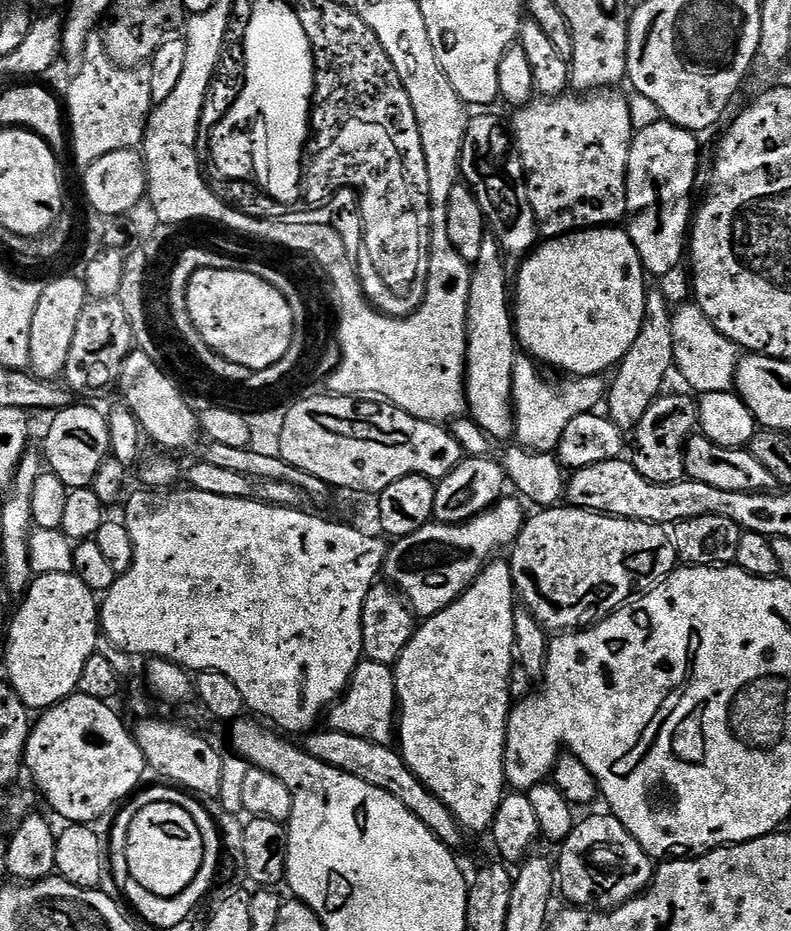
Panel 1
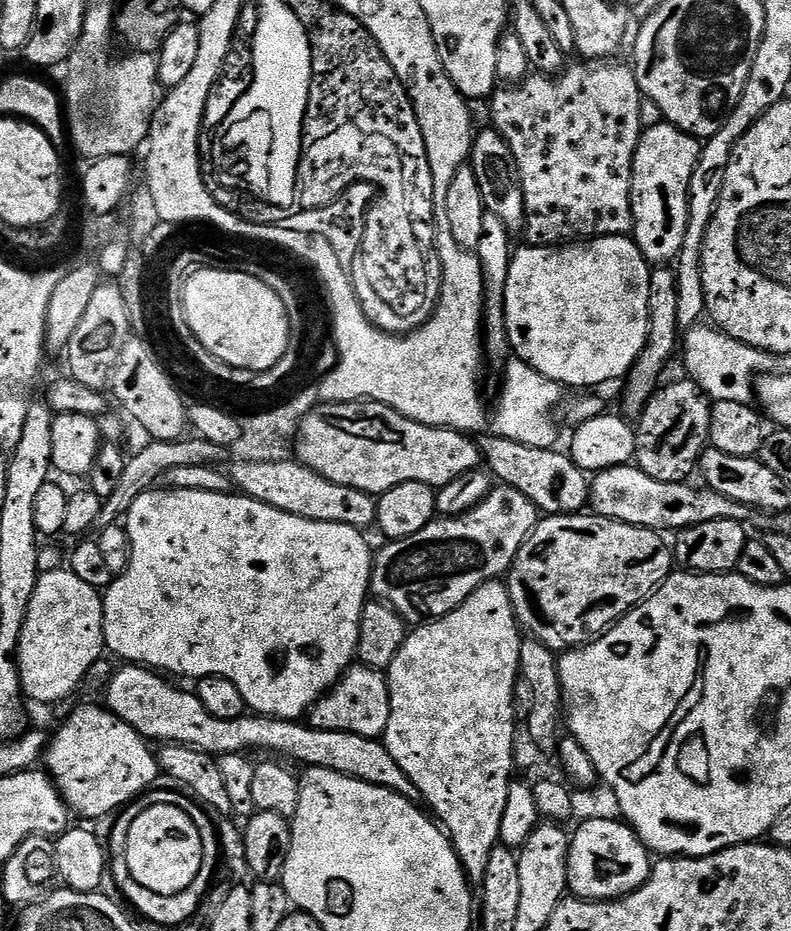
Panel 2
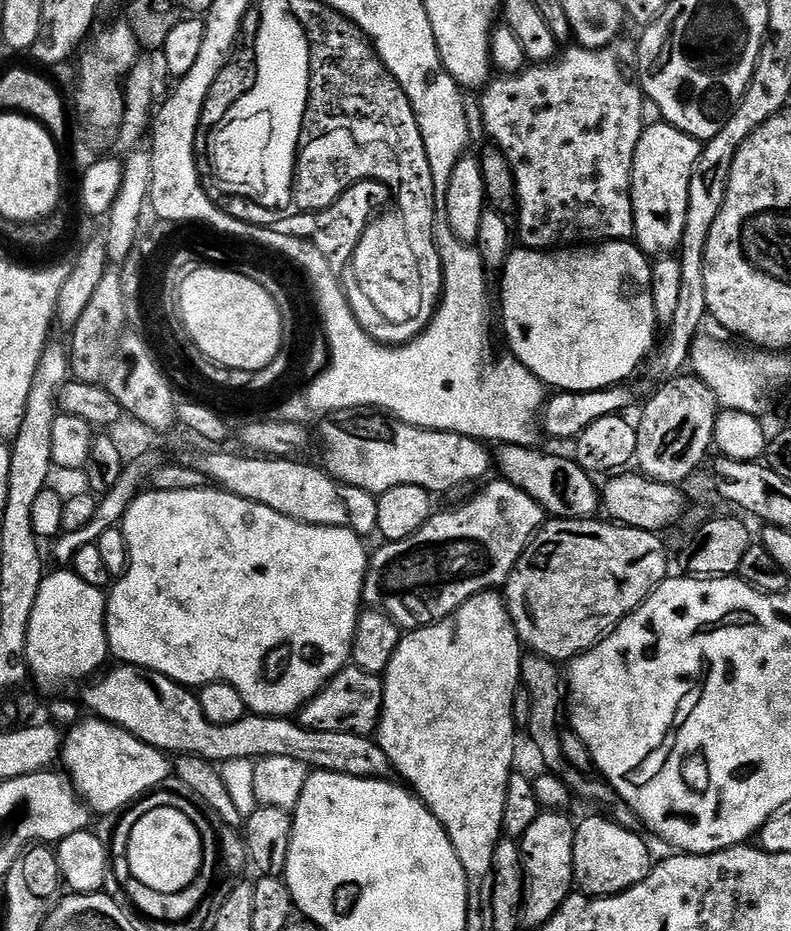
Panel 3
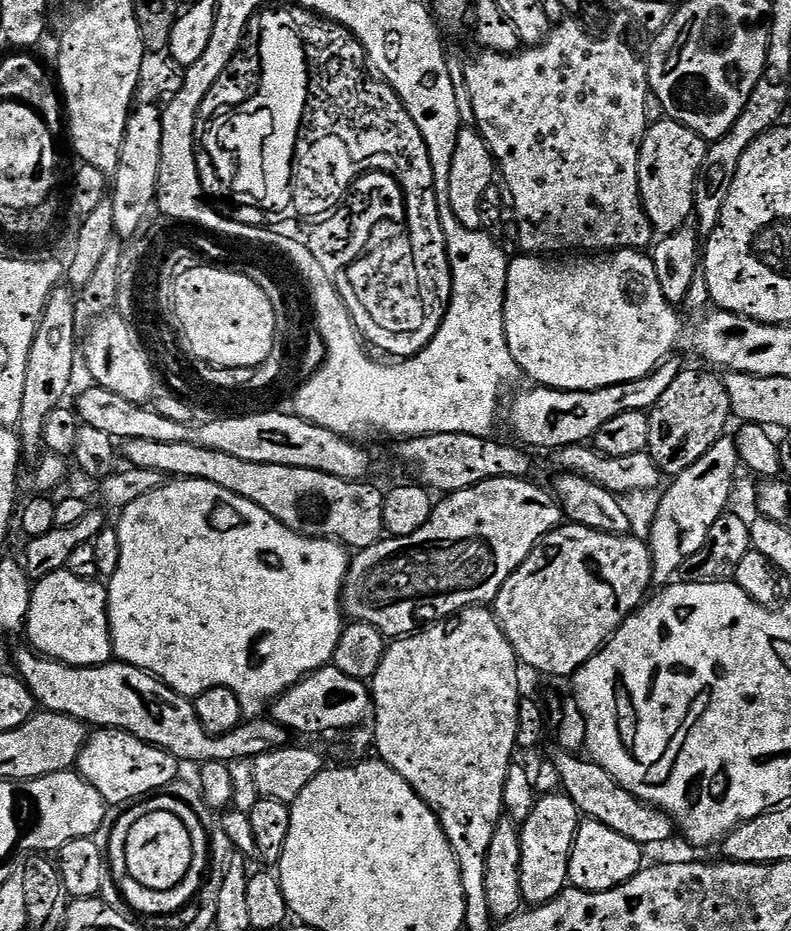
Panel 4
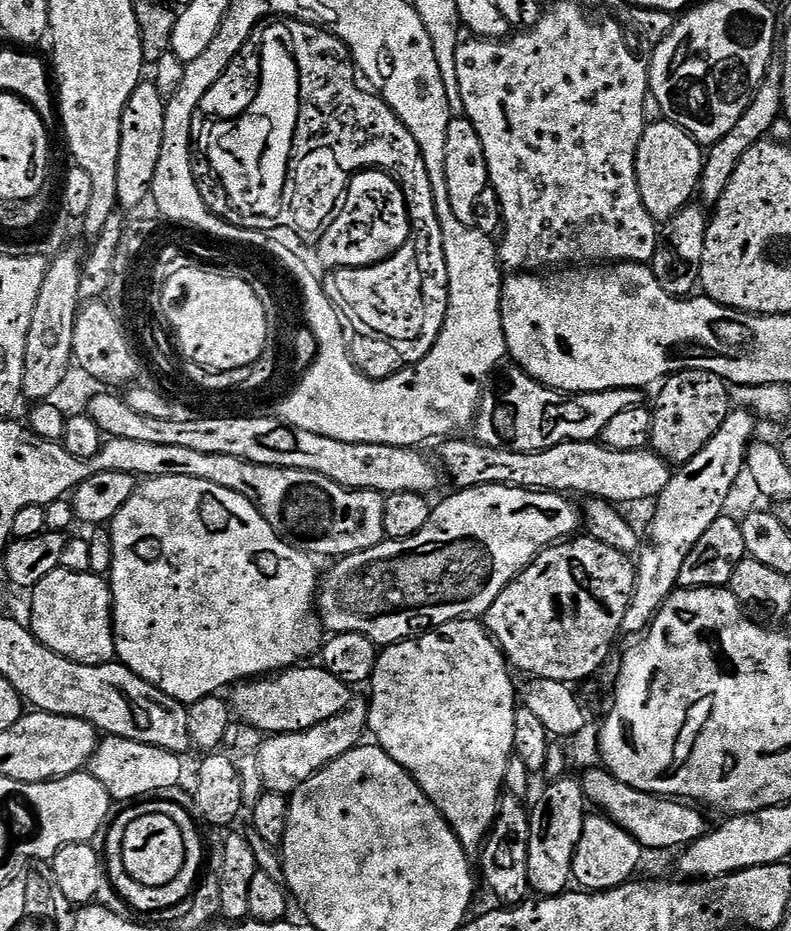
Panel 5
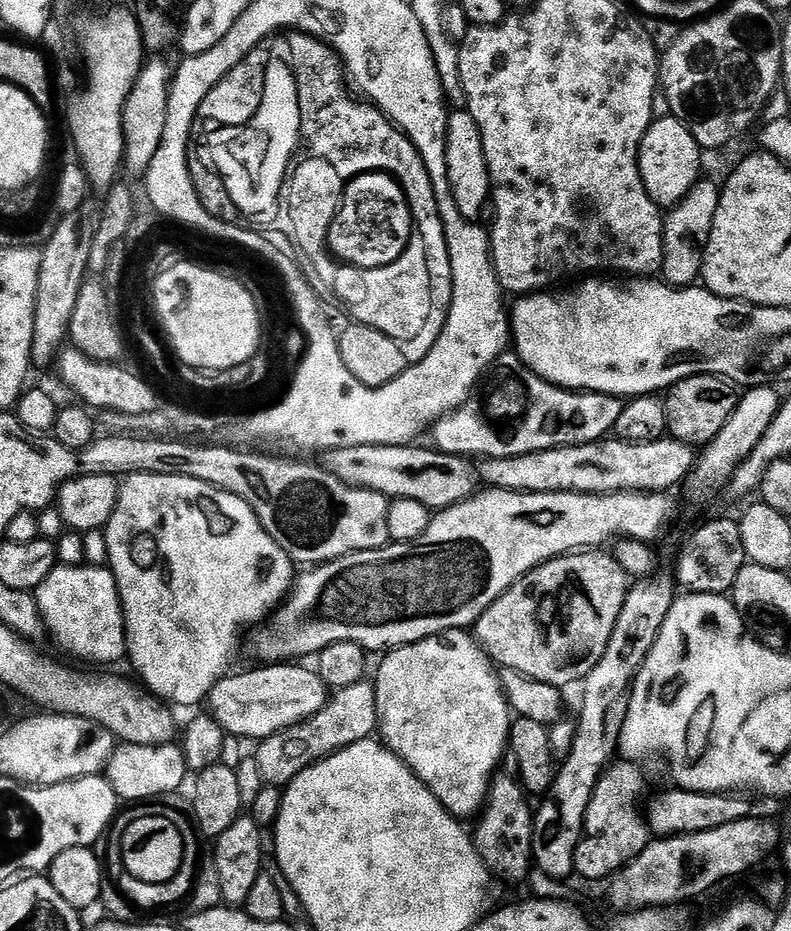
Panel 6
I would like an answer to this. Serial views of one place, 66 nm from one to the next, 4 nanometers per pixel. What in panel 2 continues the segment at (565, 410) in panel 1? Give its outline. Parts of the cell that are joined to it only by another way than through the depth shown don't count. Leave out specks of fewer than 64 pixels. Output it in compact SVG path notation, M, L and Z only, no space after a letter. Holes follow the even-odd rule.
M513 359L504 372L504 389L500 392L500 405L492 416L491 435L510 438L535 448L556 448L556 428L552 425L552 411L559 409L561 385L538 374L530 365Z

